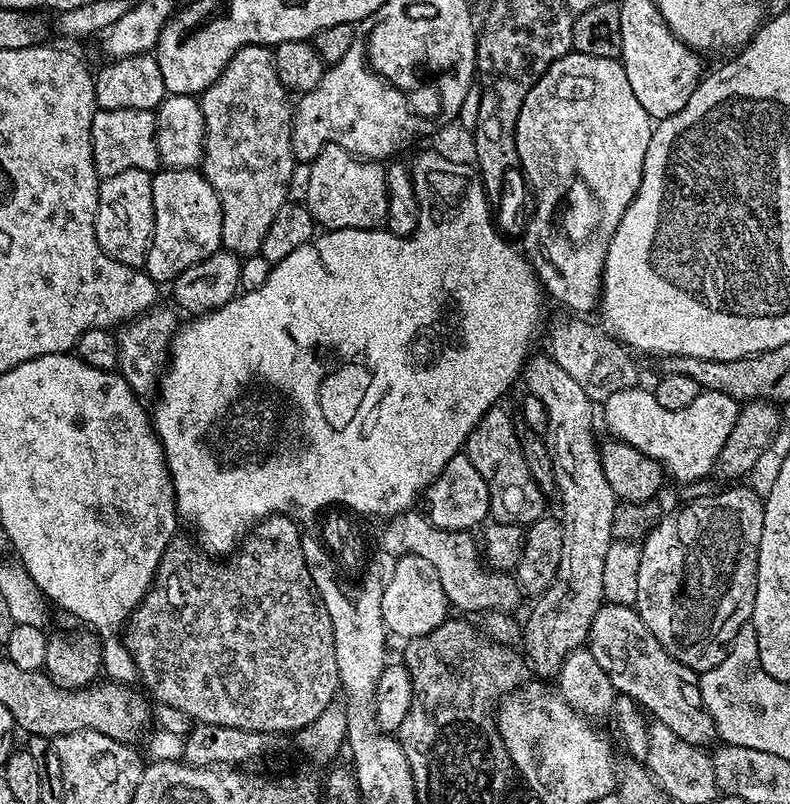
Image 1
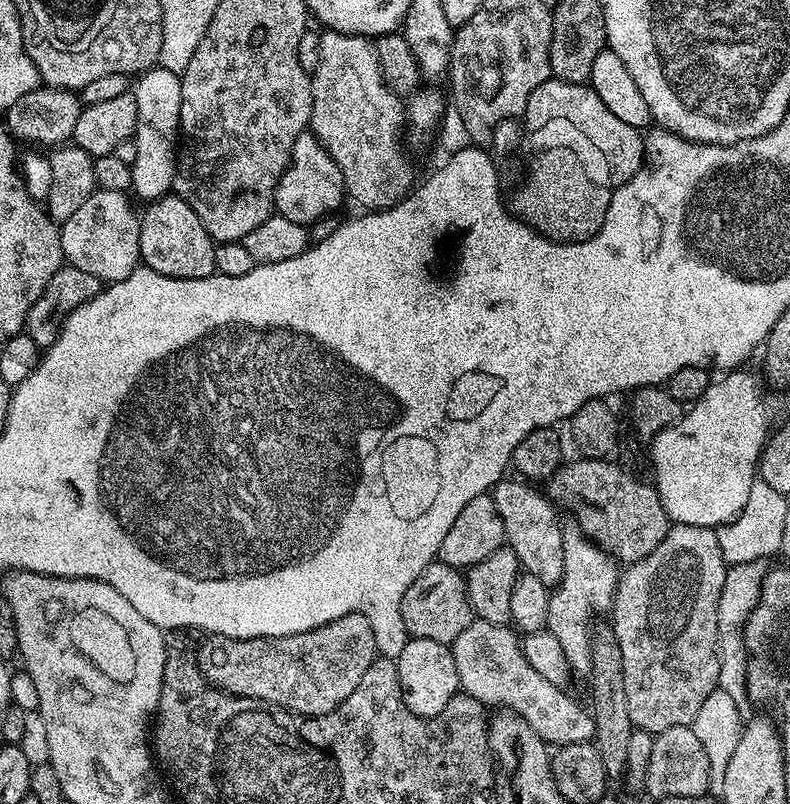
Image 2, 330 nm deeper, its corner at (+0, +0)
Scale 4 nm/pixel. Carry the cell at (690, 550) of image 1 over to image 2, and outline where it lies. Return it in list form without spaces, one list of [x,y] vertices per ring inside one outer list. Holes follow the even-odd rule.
[[[672,524],[666,538],[662,538],[662,542],[658,542],[658,546],[654,546],[654,550],[650,554],[646,554],[646,558],[642,558],[642,562],[634,562],[621,571],[620,581],[616,584],[616,596],[612,599],[610,609],[610,617],[612,616],[610,627],[612,633],[616,635],[618,650],[622,650],[622,674],[626,682],[626,706],[630,706],[630,722],[633,729],[659,734],[670,730],[670,726],[691,725],[692,720],[698,714],[698,709],[702,707],[702,702],[706,702],[706,698],[710,698],[710,694],[717,688],[719,682],[719,652],[716,649],[718,598],[721,597],[722,584],[726,580],[728,567],[729,565],[725,563],[718,544],[716,529],[706,526]]]

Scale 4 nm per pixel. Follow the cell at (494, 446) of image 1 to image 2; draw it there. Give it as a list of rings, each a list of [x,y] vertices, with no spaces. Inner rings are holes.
[[[575,459],[561,464],[552,479],[547,481],[548,499],[561,509],[564,507],[576,519],[573,520],[575,527],[621,565],[642,562],[642,558],[666,538],[670,527],[662,498],[655,487],[635,480],[632,477],[635,475],[627,467],[611,464],[611,459]]]

